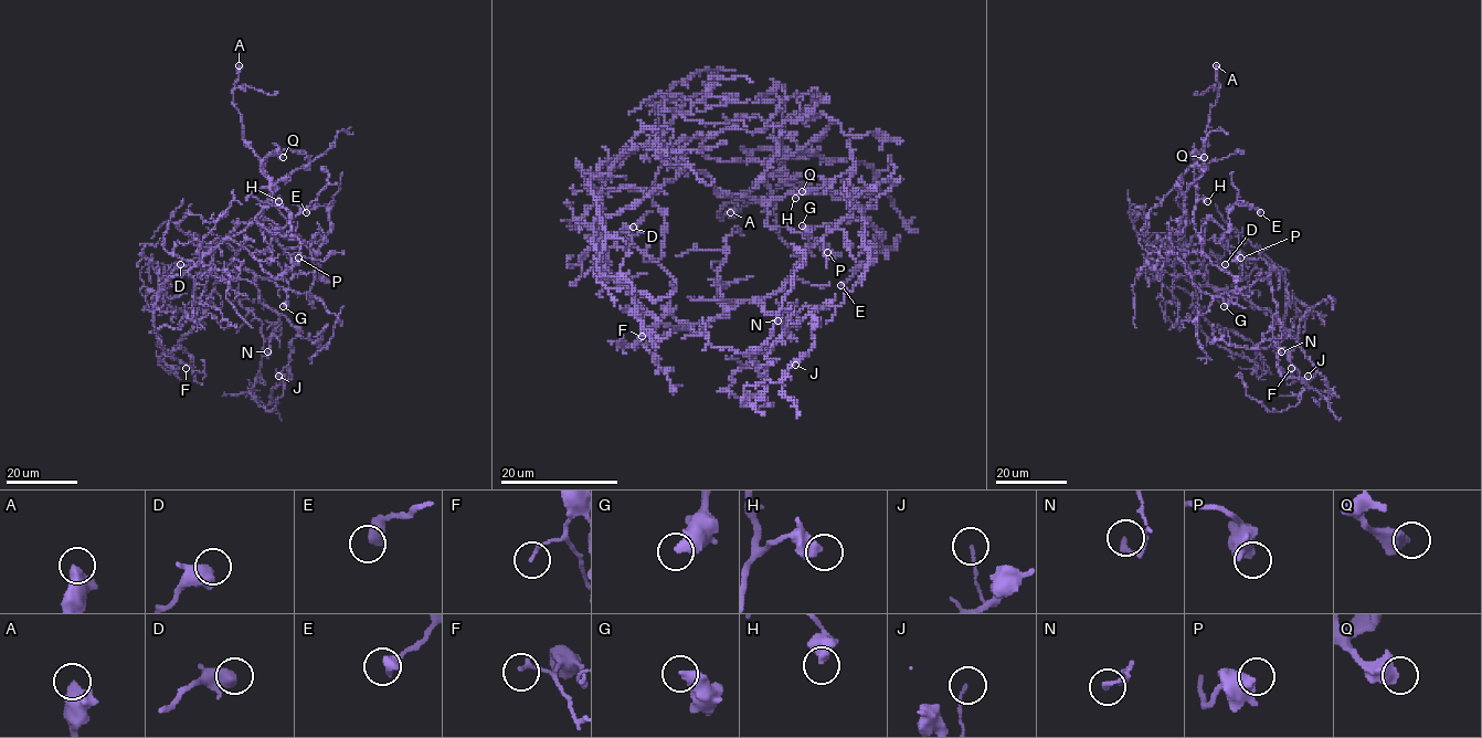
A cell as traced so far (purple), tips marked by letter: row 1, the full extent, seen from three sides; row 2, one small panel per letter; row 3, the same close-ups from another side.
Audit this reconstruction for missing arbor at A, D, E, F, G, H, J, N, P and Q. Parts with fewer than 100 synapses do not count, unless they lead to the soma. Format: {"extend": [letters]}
{"extend": ["G"]}

